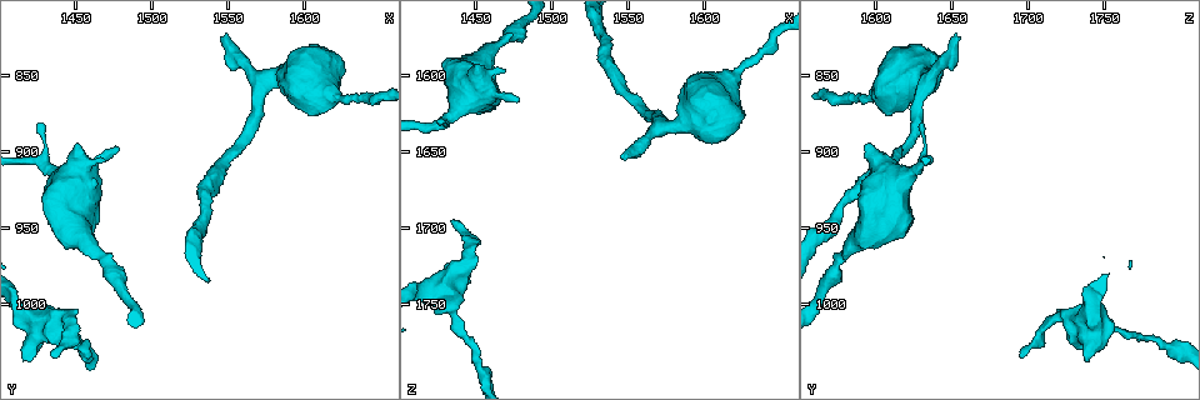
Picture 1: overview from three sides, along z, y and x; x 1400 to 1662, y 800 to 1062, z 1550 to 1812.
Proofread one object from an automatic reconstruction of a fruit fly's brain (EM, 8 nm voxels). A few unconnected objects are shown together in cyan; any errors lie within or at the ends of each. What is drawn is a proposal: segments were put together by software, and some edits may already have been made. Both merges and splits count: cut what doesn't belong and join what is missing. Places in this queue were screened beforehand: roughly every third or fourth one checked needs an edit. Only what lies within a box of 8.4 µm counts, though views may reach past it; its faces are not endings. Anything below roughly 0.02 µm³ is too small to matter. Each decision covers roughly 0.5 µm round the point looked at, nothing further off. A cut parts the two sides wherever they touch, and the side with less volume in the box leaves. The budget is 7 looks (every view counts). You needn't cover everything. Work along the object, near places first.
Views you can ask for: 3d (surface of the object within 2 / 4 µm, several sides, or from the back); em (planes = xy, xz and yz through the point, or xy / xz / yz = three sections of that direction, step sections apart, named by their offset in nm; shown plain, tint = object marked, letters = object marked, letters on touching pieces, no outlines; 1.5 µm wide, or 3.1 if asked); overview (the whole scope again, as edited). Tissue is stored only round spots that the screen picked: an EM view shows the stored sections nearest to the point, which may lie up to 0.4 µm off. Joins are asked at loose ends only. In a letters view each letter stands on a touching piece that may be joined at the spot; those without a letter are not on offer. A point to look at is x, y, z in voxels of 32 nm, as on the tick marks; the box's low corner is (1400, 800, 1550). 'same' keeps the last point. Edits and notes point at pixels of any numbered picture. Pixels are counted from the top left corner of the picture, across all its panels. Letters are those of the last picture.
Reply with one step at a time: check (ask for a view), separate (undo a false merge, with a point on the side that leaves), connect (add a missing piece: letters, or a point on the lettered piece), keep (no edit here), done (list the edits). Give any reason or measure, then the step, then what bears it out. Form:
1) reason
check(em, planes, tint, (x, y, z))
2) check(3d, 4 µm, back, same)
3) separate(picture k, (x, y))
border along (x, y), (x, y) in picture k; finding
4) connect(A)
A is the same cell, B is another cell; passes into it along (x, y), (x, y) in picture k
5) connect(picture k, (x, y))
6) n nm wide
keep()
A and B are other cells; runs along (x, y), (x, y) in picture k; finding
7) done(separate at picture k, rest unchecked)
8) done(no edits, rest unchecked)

free end
check(3d, 4 µm, back, (1426, 880, 1632))

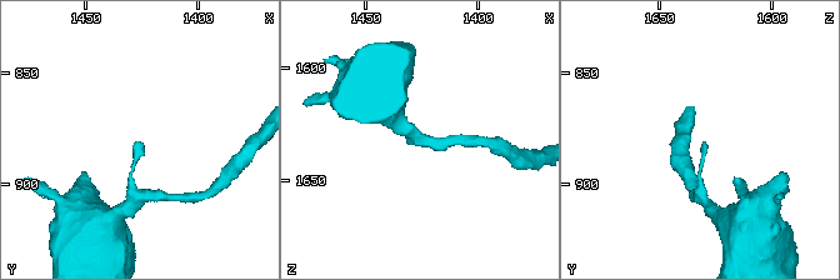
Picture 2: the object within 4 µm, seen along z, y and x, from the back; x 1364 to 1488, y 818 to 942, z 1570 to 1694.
now the EM
check(em, planes, plain, (1426, 879, 1631))

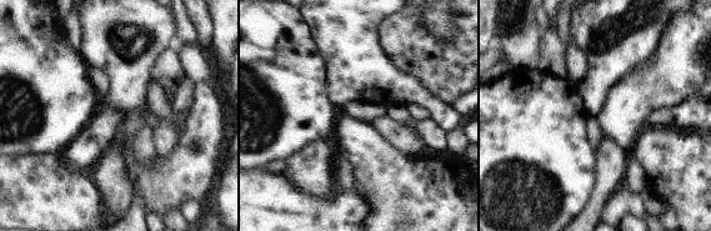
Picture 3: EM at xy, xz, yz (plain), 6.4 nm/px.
check(em, planes, letters, same)

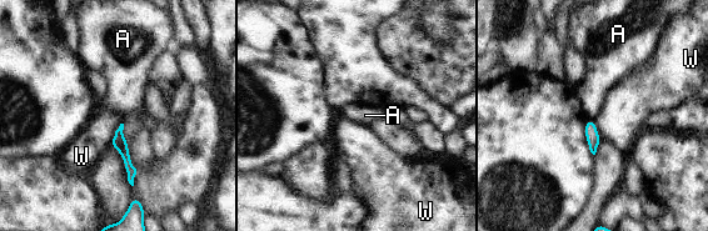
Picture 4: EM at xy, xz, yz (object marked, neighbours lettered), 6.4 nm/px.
keep()
A and W are other cells; no lettered piece goes on from it

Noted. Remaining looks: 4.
free end
check(em, planes, letters, (1546, 826, 1652))

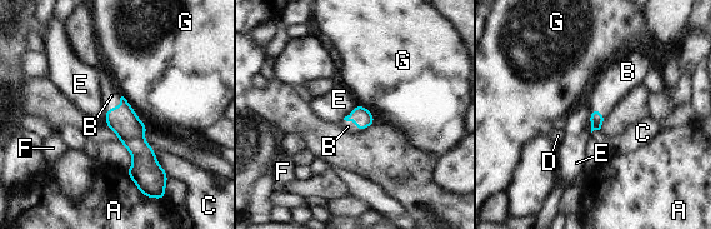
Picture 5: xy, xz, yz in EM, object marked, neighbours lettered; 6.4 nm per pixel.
G touches over 280 nm
connect(B)
B is the same cell, A, C, D, E, F and G are other cells; it goes on there

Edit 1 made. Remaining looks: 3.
done(connect at picture 5, rest unchecked)

